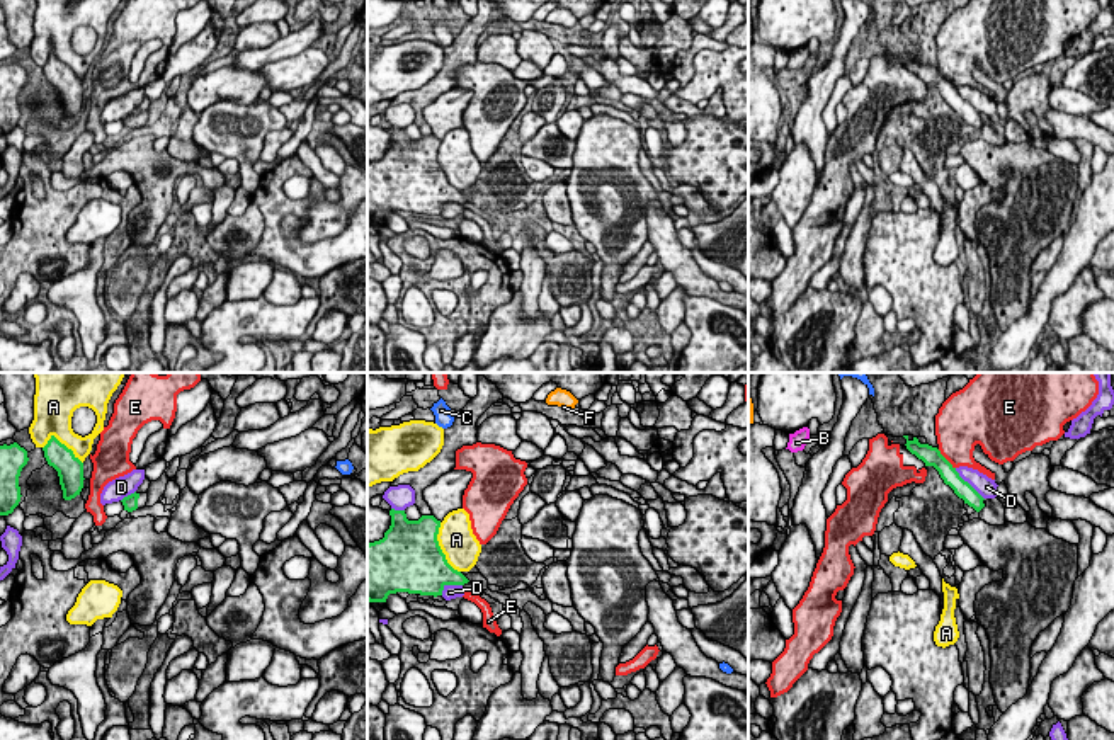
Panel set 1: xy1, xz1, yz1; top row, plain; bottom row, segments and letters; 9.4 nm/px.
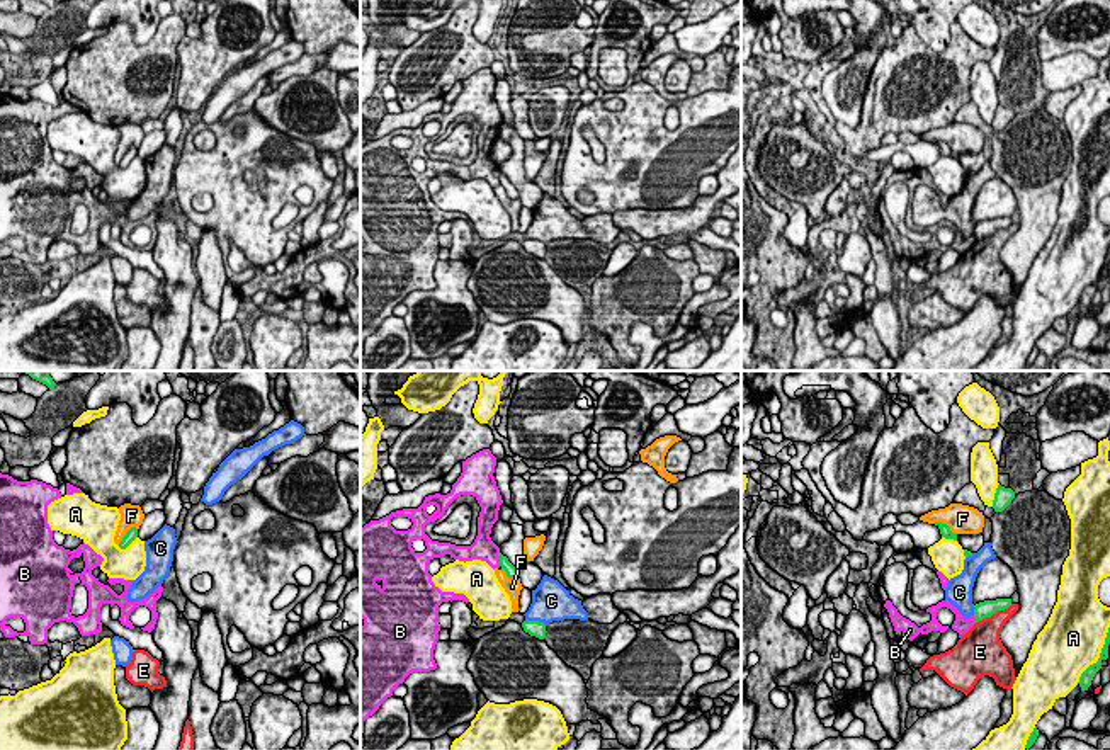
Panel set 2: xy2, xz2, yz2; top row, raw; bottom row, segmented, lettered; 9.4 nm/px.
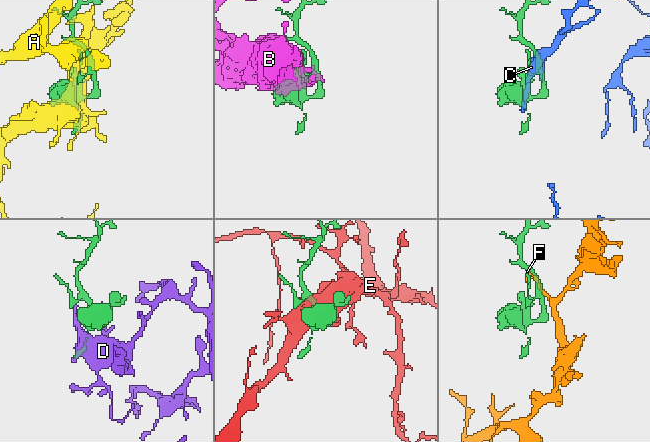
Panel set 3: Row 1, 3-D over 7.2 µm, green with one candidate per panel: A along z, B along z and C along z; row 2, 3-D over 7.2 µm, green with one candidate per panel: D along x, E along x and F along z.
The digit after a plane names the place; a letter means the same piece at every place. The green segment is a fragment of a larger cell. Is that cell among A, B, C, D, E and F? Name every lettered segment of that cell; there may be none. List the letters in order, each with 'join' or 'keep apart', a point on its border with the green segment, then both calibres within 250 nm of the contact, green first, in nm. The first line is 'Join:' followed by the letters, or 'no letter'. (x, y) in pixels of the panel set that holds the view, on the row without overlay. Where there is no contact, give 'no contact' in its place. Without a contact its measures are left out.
Join: no letter
A: keep apart | xz1 (439, 167) | 500/340 nm
B: keep apart | xz2 (500, 179) | 120/220 nm
C: keep apart | xz2 (536, 240) | 160/360 nm
D: keep apart | yz1 (968, 102) | 160/190 nm
E: keep apart | yz2 (993, 232) | 160/300 nm
F: keep apart | xy2 (126, 153) | 120/220 nm

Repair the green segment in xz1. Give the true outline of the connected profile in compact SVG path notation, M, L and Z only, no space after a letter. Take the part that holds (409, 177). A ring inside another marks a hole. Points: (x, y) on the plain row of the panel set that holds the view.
M389 129L391 145L384 157L367 163L367 219L386 221L389 213L408 211L420 214L442 214L446 204L464 204L469 199L454 189L442 172L437 153L440 139L422 134L408 139L405 129Z

